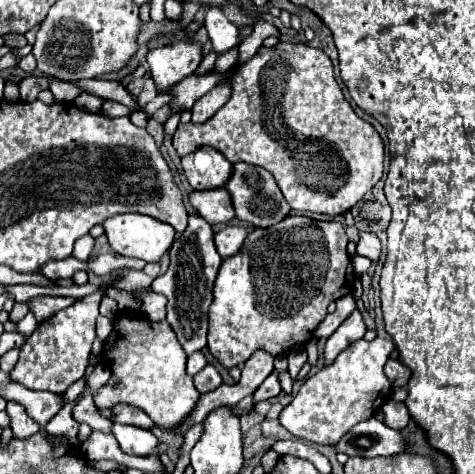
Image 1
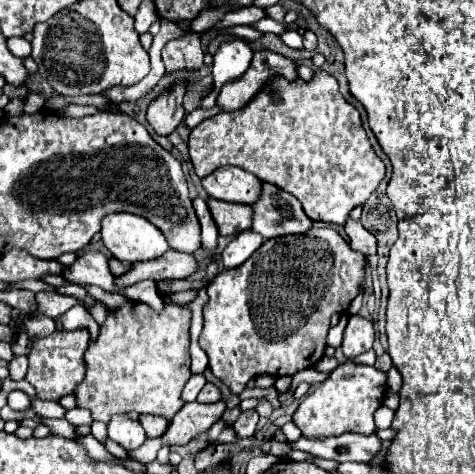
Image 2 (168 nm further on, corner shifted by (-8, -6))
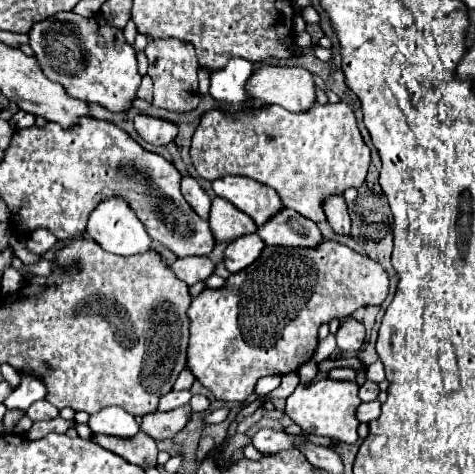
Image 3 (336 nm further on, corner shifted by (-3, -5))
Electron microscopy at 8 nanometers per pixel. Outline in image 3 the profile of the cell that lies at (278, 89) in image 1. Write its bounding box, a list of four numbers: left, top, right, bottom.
[189,103,371,223]

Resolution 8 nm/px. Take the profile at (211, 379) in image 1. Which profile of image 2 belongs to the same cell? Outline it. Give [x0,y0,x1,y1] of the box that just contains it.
[196,384,220,404]

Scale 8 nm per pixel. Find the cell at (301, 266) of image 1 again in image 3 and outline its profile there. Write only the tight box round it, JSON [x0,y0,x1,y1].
[187,239,389,403]

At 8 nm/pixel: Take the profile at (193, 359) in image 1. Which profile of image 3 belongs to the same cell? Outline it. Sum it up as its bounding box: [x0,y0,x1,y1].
[159,389,191,411]

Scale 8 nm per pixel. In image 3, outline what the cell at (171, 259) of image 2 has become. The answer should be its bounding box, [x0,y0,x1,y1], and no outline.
[169,257,213,285]

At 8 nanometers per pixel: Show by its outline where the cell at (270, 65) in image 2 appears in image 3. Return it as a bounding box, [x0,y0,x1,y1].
[247,65,315,111]

